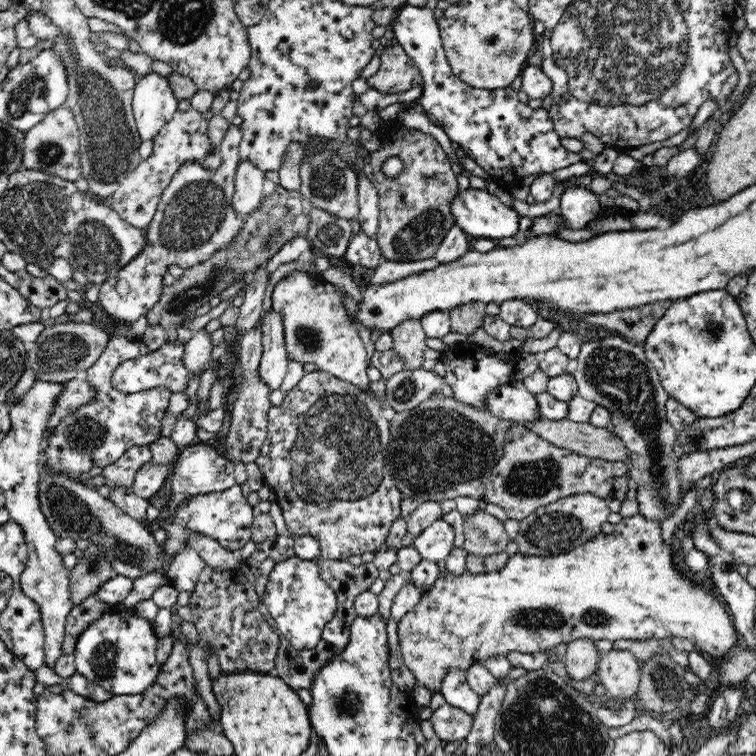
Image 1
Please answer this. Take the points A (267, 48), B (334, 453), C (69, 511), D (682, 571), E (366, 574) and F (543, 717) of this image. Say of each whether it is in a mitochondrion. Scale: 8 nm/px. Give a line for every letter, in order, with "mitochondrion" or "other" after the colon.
A: other
B: mitochondrion
C: mitochondrion
D: other
E: other
F: mitochondrion

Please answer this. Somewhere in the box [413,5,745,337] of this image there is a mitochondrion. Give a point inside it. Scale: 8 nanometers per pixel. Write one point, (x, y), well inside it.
(512, 50)

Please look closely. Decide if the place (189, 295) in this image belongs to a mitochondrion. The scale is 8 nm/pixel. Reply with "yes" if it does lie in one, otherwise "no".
yes

